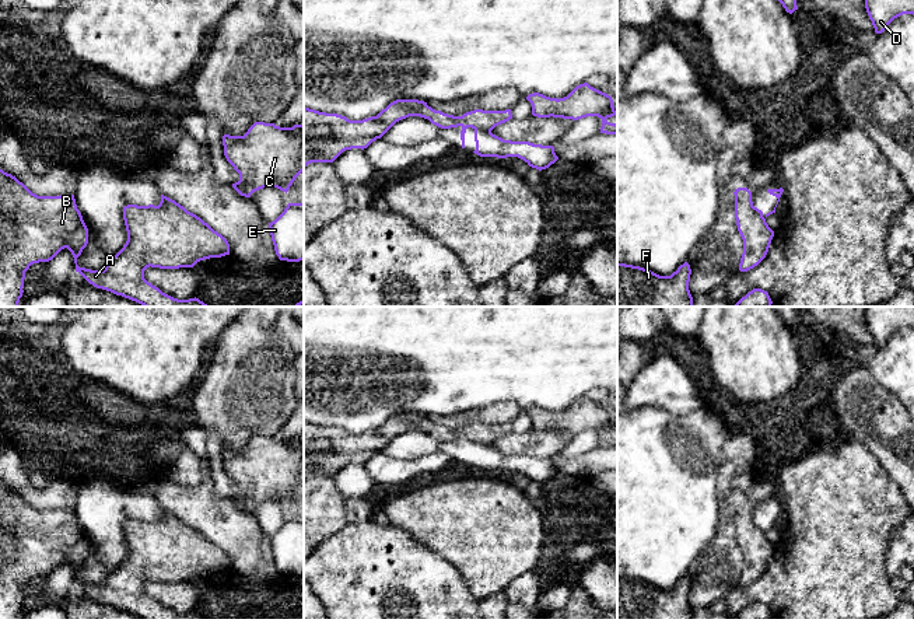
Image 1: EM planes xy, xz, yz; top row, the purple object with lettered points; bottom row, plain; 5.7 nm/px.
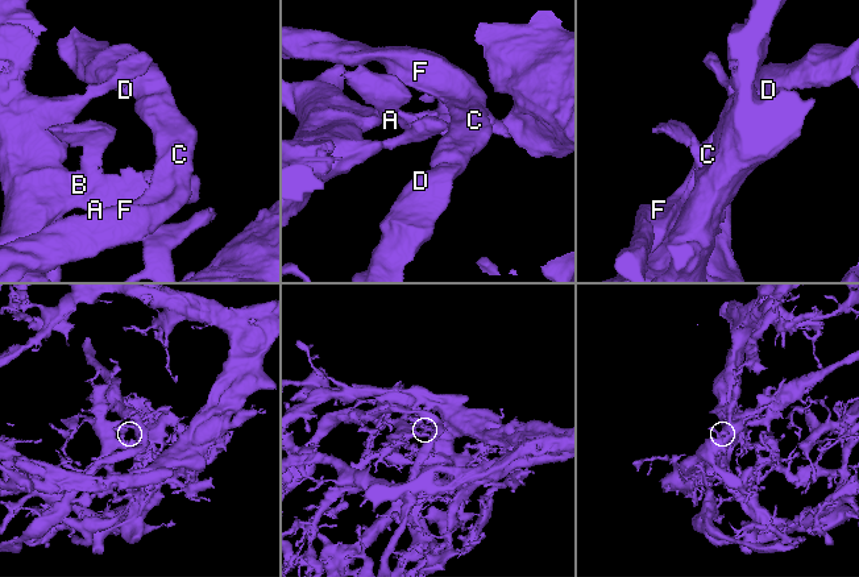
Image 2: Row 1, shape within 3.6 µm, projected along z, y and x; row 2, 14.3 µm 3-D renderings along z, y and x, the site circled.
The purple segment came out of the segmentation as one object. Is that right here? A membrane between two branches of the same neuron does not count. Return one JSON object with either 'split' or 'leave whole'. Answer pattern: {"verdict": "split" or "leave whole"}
{"verdict": "split"}

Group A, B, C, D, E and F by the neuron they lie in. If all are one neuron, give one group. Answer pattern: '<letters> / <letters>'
A B / C D E F

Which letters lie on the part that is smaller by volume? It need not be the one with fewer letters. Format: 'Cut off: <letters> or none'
Cut off: C, D, E, F

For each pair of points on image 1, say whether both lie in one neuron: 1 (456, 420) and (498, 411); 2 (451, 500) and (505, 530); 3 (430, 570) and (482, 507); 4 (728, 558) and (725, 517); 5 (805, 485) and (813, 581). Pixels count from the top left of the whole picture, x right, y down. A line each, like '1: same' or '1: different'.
1: same
2: same
3: different
4: same
5: same

